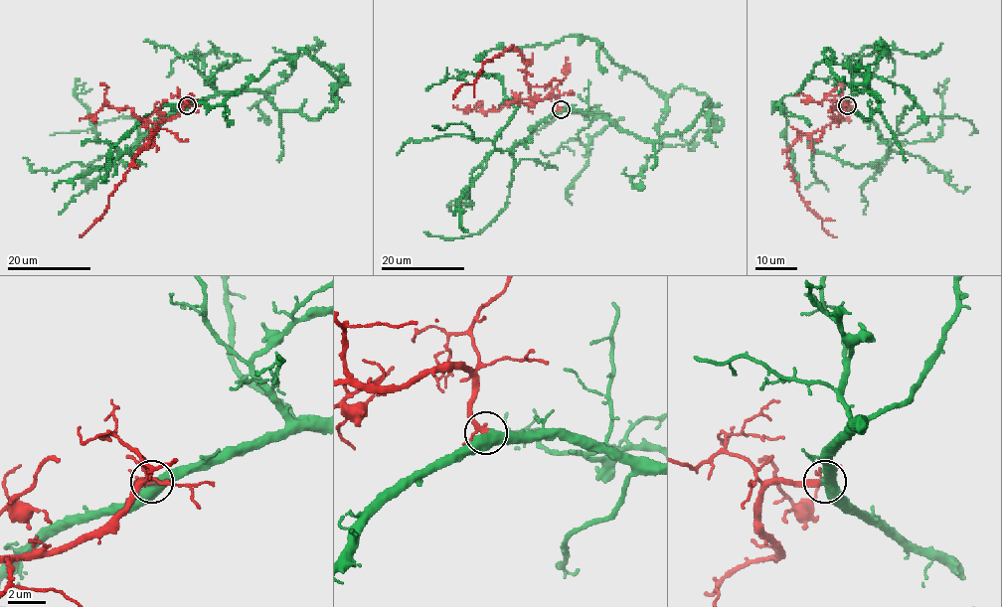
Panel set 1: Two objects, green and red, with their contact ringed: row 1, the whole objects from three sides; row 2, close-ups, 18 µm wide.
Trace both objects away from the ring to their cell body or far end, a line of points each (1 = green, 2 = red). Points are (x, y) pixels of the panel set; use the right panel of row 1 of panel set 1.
1: (847, 105), (871, 90), (880, 110), (866, 119), (838, 107), (844, 84), (829, 49), (773, 103), (797, 183)
2: (847, 105), (834, 107), (837, 121), (800, 136), (787, 152), (798, 194), (822, 221), (822, 227), (836, 237)

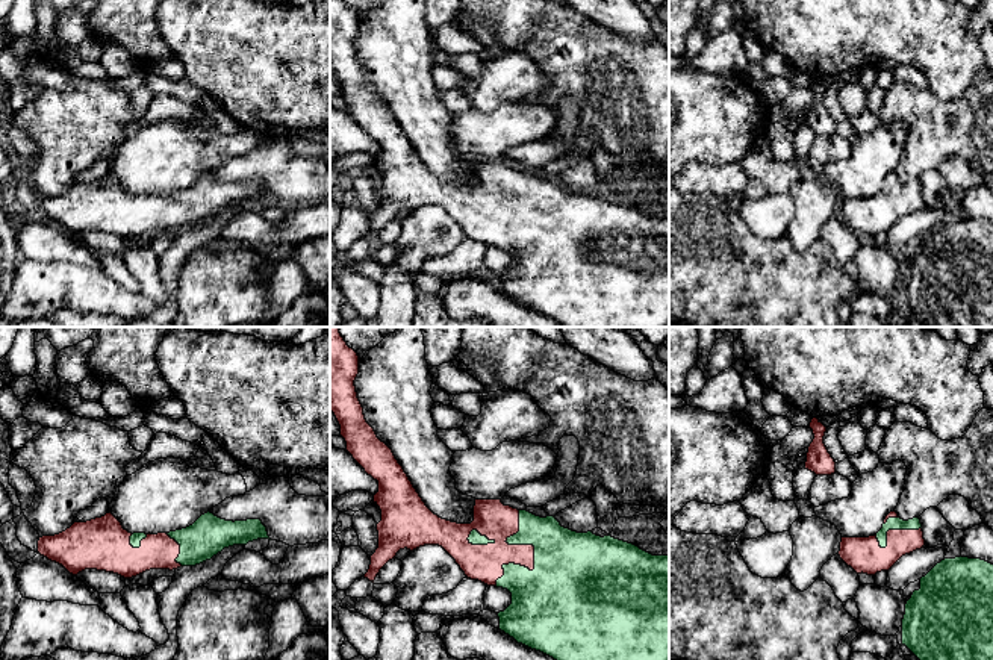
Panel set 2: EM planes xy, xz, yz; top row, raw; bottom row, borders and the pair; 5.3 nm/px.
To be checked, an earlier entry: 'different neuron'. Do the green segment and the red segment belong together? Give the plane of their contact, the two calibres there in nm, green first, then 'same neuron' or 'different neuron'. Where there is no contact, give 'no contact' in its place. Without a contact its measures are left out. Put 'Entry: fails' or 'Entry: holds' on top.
Entry: fails
xz | 460/190 nm | same neuron

